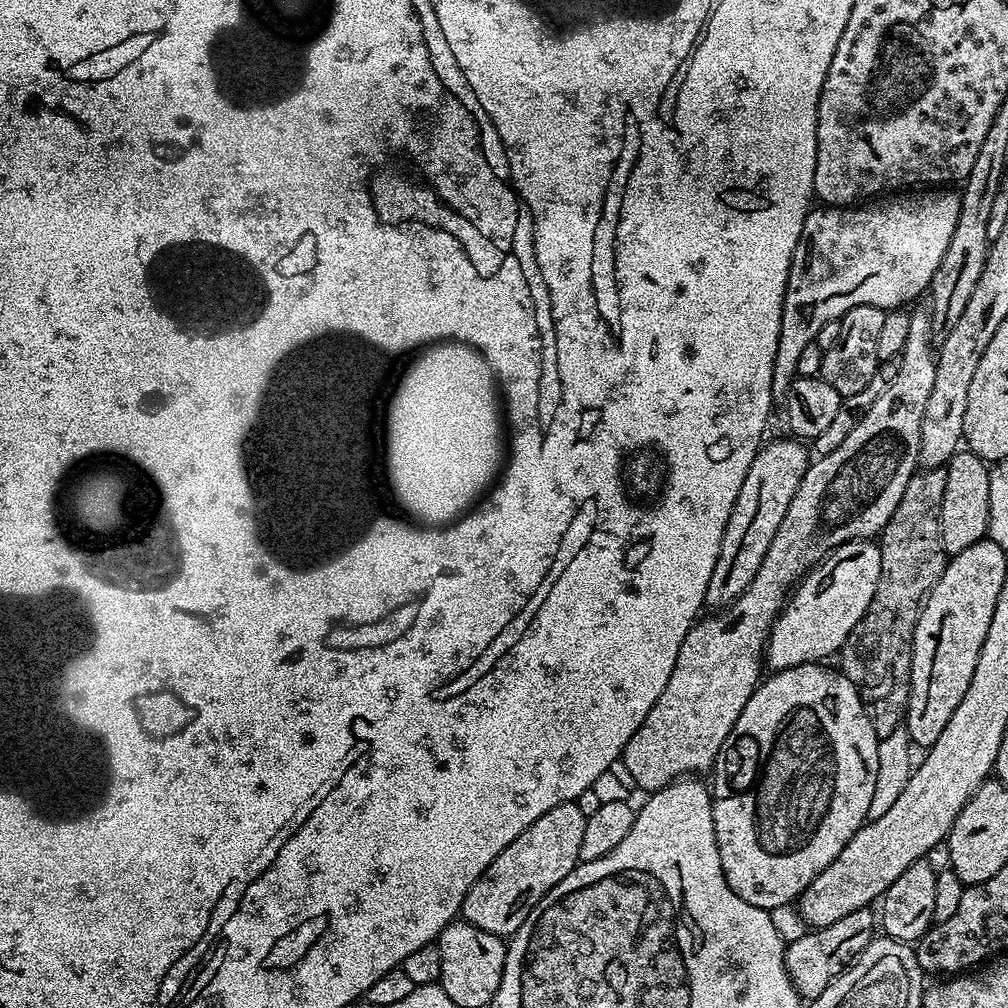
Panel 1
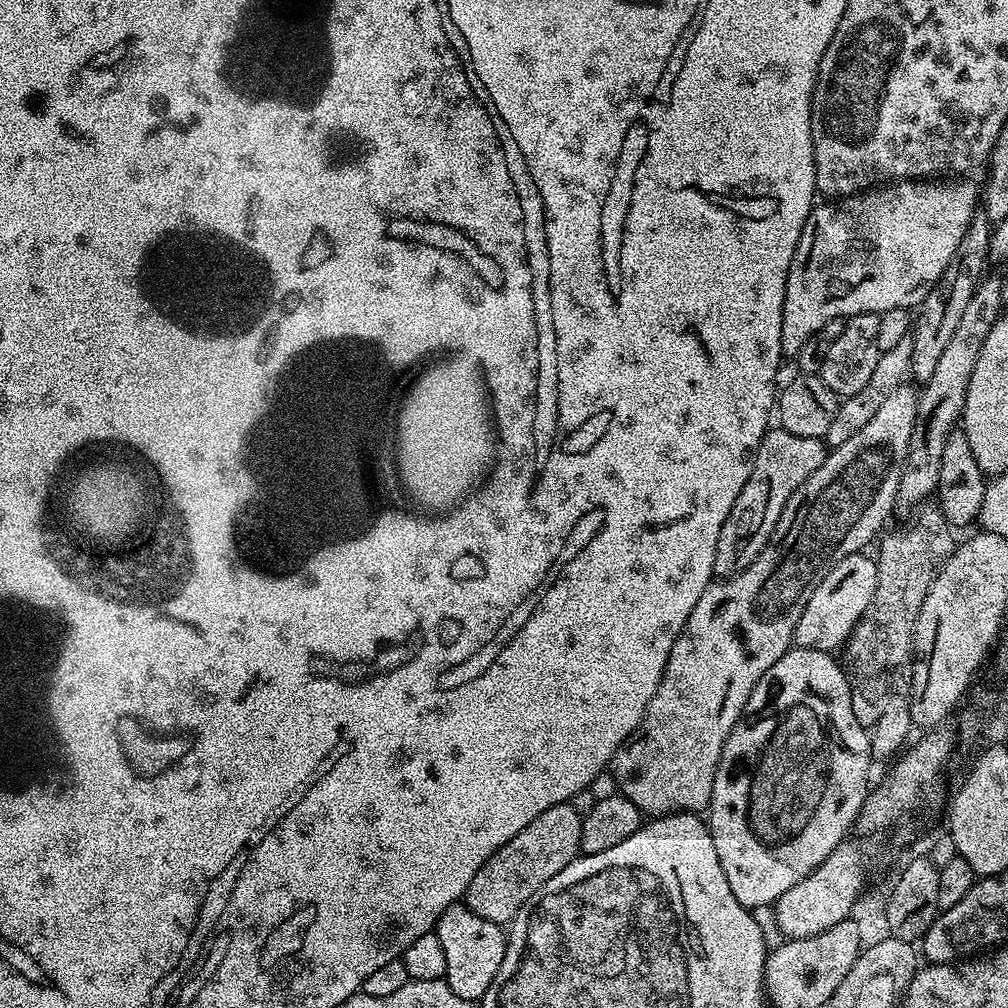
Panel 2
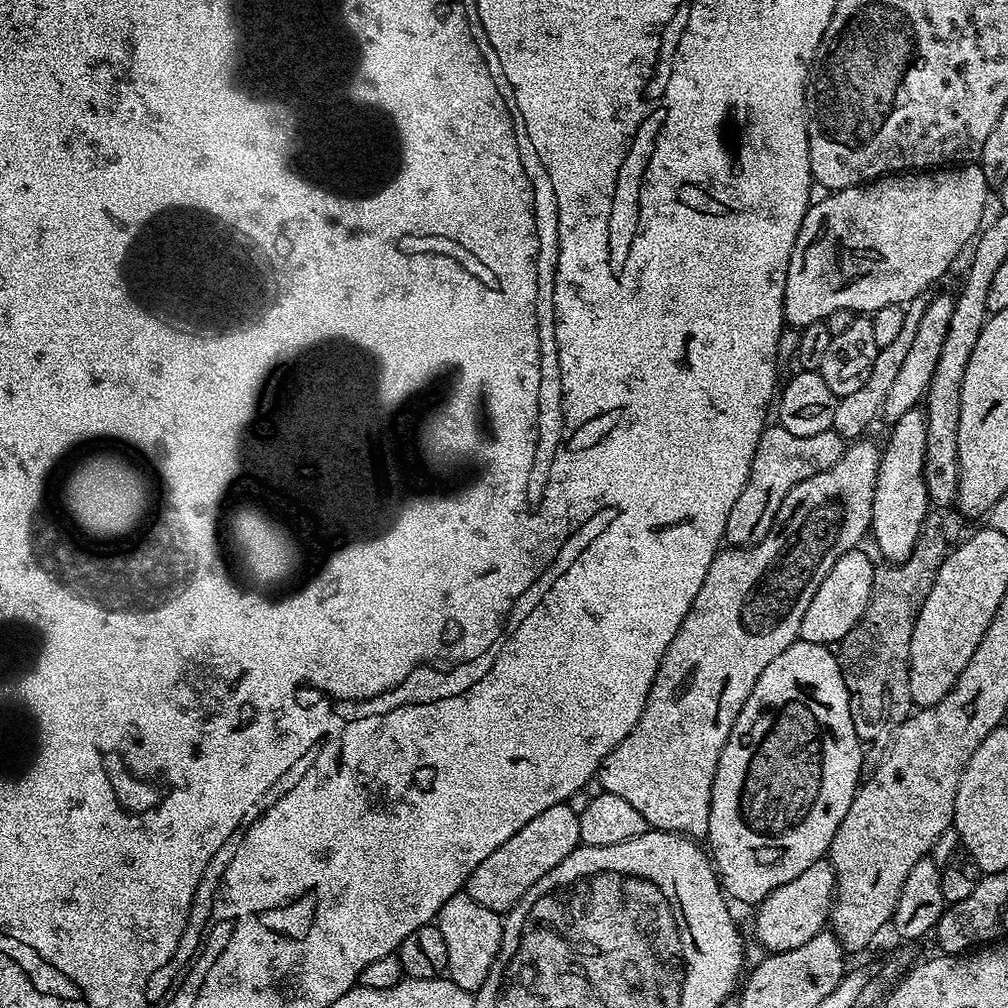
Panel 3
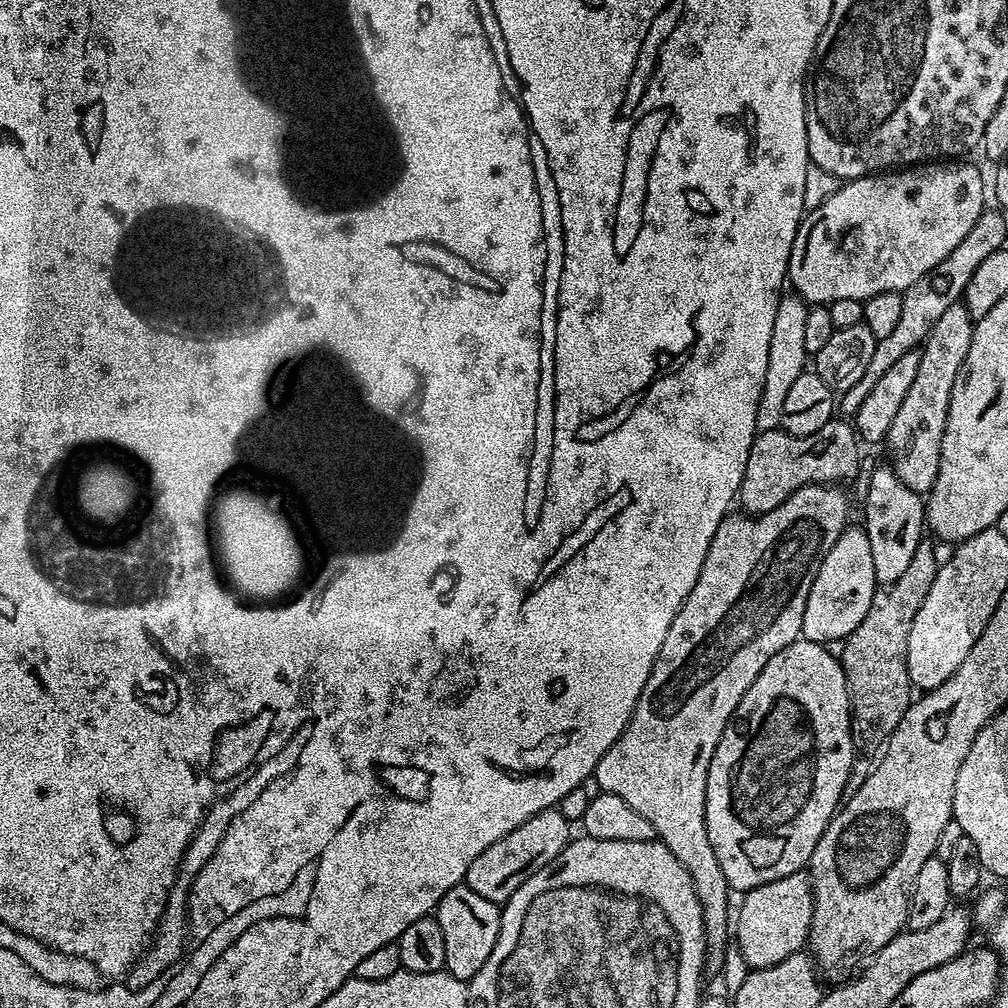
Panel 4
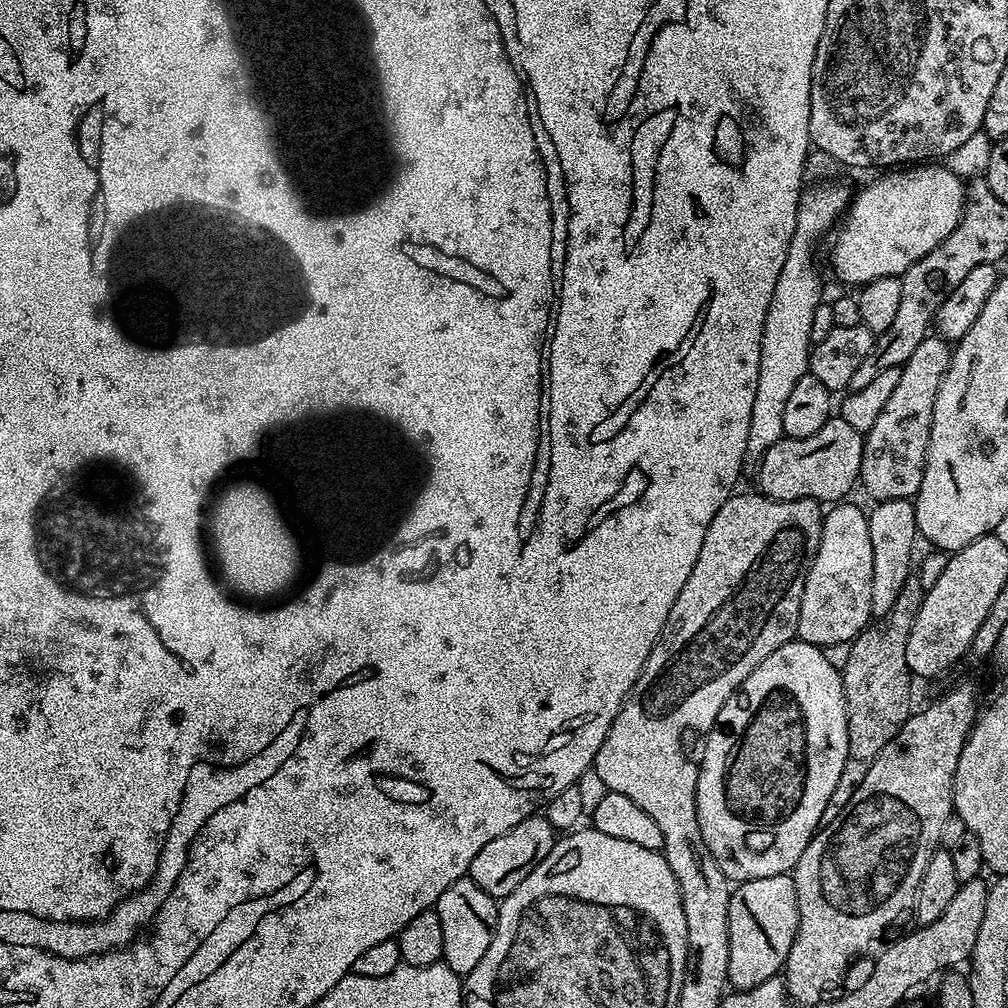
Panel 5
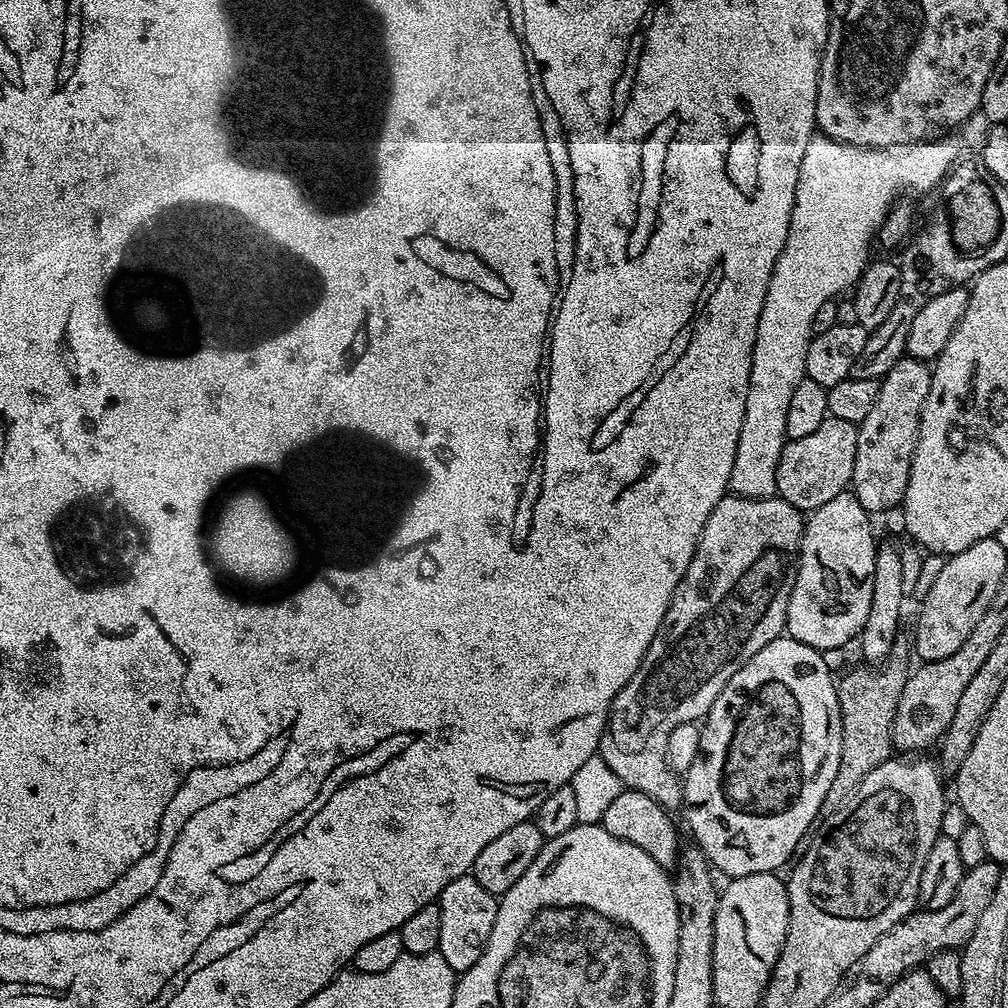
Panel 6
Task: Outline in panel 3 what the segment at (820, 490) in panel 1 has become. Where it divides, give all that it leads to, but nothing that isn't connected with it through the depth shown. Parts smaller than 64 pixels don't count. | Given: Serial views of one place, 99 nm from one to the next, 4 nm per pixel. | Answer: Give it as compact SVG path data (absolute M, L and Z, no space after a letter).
M868 438L845 447L842 458L834 462L830 470L798 482L798 486L786 494L770 530L760 541L751 546L725 547L716 553L714 562L710 562L706 582L702 582L698 598L694 598L682 626L678 626L678 634L674 634L674 642L670 642L658 666L642 718L638 718L634 730L630 730L600 764L601 789L630 802L630 806L646 818L649 829L679 832L697 842L707 837L718 758L742 706L746 706L746 698L750 698L750 690L754 690L758 678L762 678L762 670L766 670L782 650L800 639L802 618L834 562L838 562L842 554L853 551L859 545L856 543L869 535L881 451L881 445L871 444Z

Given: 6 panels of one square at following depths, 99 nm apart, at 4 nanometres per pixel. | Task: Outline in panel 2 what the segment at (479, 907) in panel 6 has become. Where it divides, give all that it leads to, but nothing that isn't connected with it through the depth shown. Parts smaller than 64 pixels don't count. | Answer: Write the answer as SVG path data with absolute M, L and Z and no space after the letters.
M457 902L444 911L434 931L438 942L442 942L442 950L446 953L444 980L450 986L450 990L454 990L458 998L477 1002L483 1000L506 954L508 938L505 929L494 922L486 922L486 918L478 918L478 914L474 914L474 910L470 910L467 904Z

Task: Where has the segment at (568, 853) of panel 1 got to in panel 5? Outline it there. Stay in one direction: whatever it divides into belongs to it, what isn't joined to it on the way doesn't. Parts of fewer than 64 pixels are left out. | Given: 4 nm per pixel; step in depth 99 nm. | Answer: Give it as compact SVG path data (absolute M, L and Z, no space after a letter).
M542 814L528 816L518 826L506 830L506 834L498 834L494 842L486 842L478 854L474 854L474 862L470 862L467 879L476 883L479 888L486 890L486 894L503 898L511 894L519 886L522 878L550 854L558 839L557 829L550 826L550 822Z

